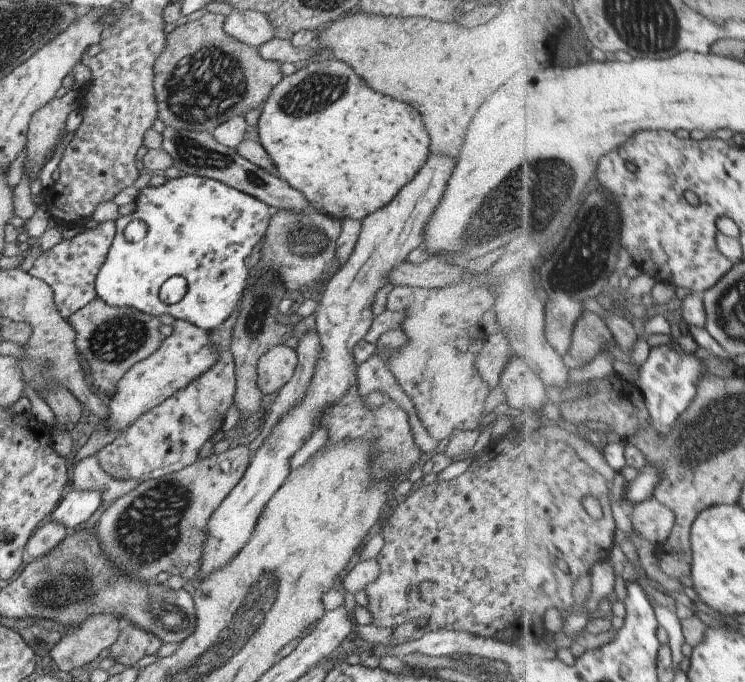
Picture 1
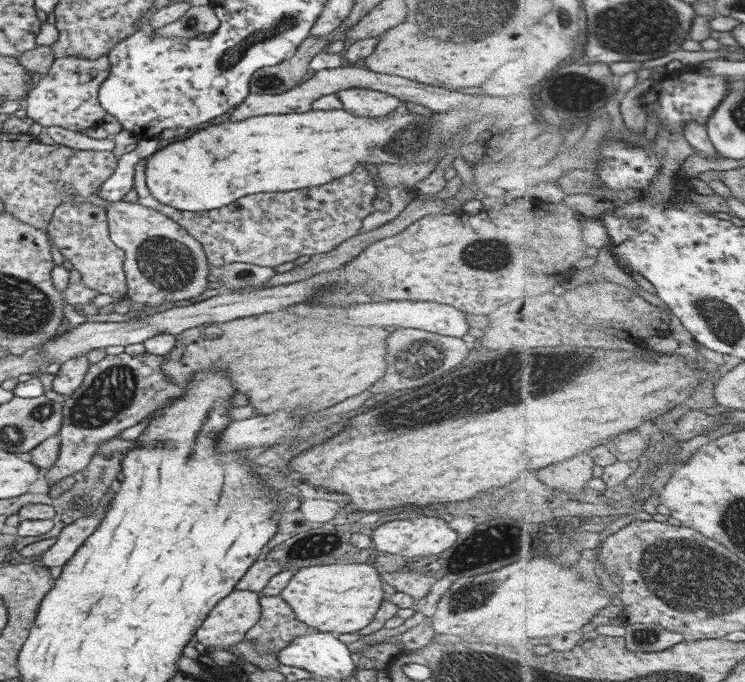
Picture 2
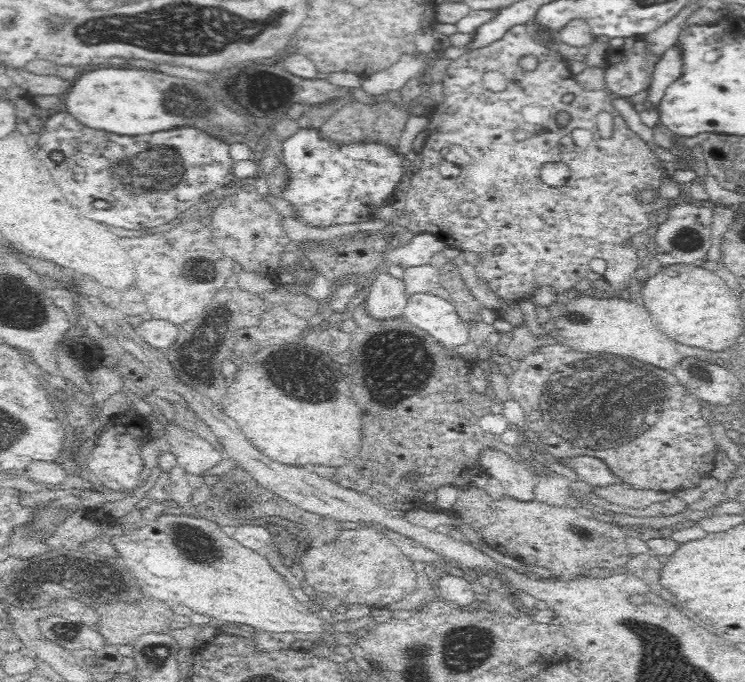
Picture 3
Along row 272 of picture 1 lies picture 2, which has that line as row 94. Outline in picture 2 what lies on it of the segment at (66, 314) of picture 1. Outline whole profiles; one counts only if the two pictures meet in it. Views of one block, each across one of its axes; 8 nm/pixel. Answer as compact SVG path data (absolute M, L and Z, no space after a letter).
M100 55L94 60L80 57L57 58L44 78L36 84L36 88L30 90L22 113L44 128L59 126L70 131L81 131L102 125L107 112L100 105L98 92L100 84L109 74L107 55Z

